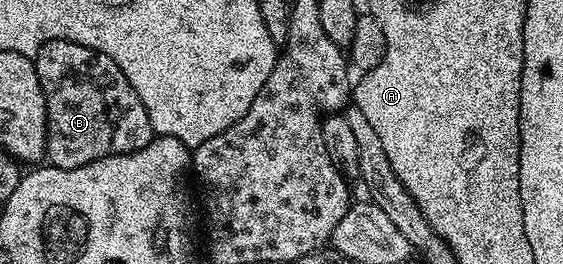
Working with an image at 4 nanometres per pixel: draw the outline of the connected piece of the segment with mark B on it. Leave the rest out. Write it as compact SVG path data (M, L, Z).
M54 39L33 56L47 106L46 162L52 167L77 169L106 155L124 155L149 145L153 132L141 97L125 73L105 53Z

